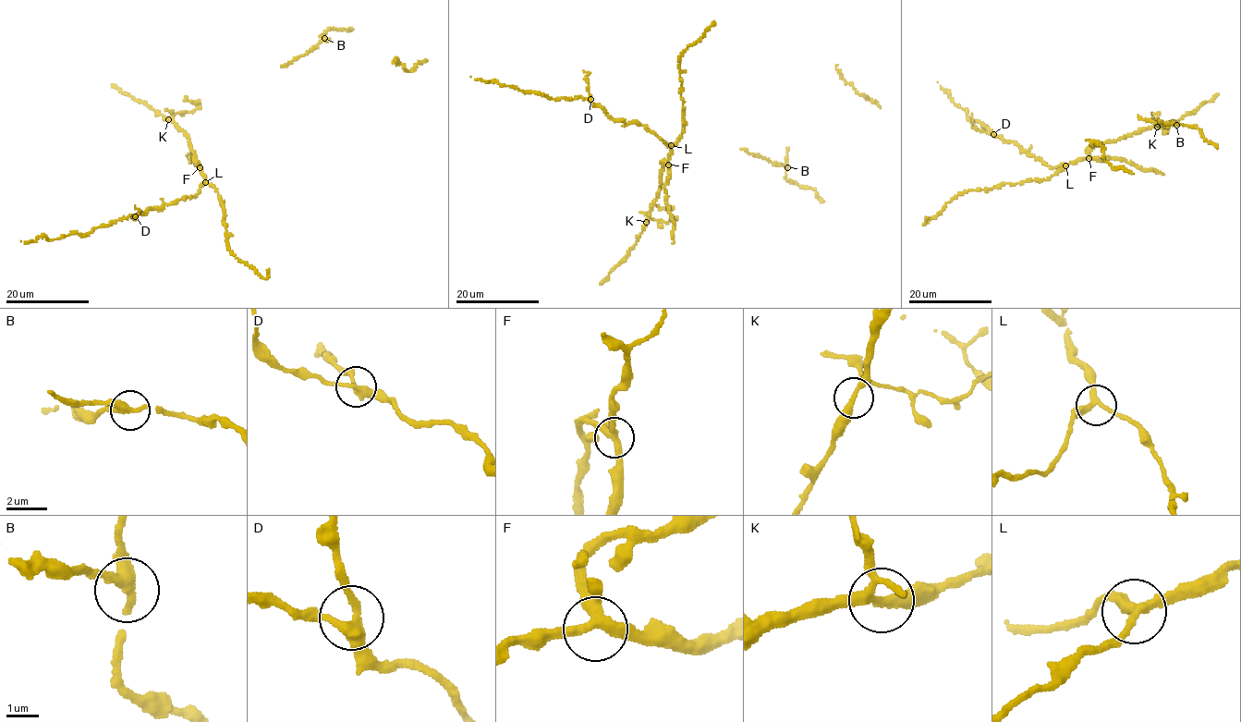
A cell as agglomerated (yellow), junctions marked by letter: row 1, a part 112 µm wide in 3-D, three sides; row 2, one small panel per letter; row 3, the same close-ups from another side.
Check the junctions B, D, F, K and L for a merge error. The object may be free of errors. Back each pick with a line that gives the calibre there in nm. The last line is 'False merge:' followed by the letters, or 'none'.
False merge: none

